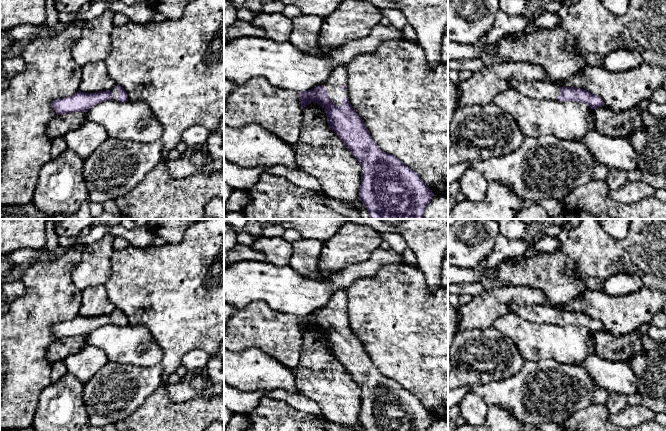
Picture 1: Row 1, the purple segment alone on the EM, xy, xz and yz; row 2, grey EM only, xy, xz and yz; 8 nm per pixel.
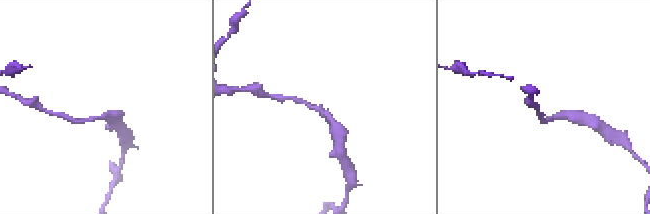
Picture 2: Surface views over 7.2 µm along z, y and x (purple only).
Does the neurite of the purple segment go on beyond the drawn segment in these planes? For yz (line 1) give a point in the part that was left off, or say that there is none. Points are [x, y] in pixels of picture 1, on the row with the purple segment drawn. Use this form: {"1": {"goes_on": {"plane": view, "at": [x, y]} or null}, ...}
{"1": {"goes_on": {"plane": "yz", "at": [535, 89]}}}

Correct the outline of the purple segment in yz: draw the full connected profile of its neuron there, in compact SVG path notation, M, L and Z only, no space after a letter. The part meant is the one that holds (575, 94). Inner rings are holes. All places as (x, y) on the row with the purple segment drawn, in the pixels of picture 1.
M537 80L512 81L510 85L521 94L538 100L575 101L585 103L592 109L604 106L604 102L599 96L577 87L562 87Z

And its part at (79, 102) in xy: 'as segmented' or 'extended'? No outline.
extended

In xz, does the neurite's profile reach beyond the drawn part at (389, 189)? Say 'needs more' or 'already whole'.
needs more

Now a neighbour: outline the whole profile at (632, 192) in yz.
M641 180L628 182L617 190L611 190L609 197L617 202L632 204L644 198L655 196L656 189Z

